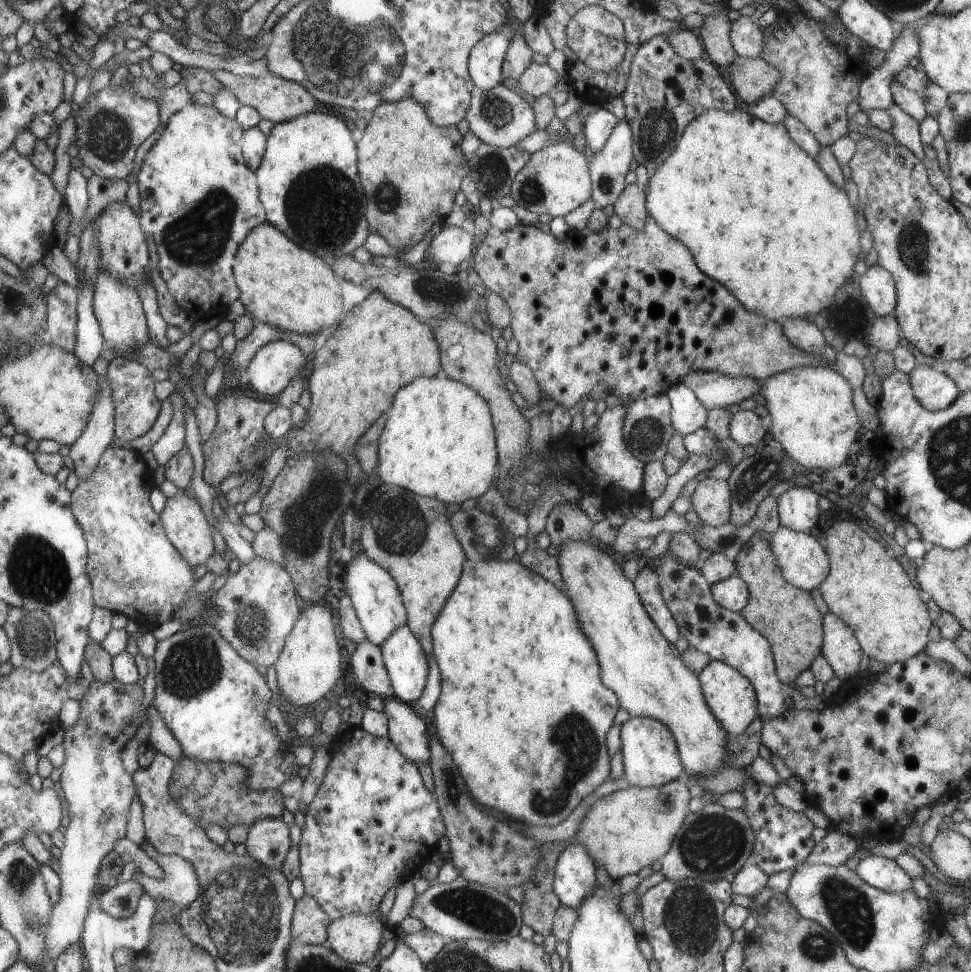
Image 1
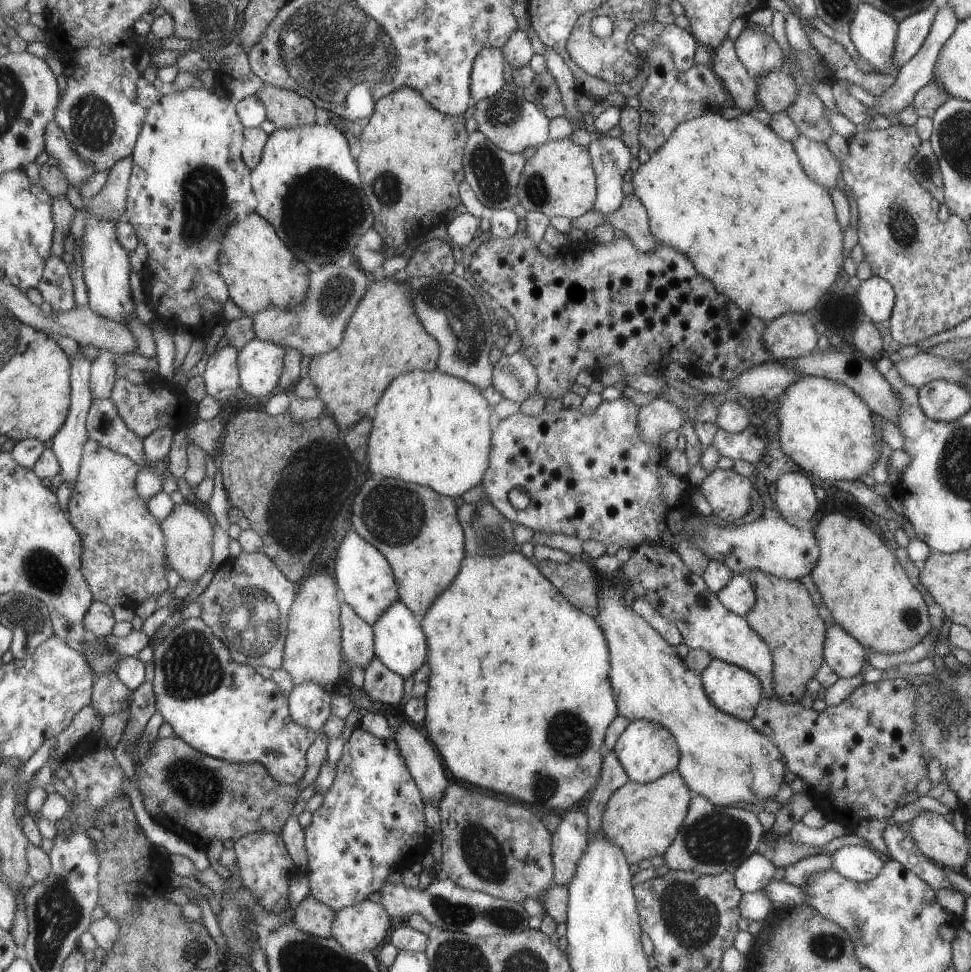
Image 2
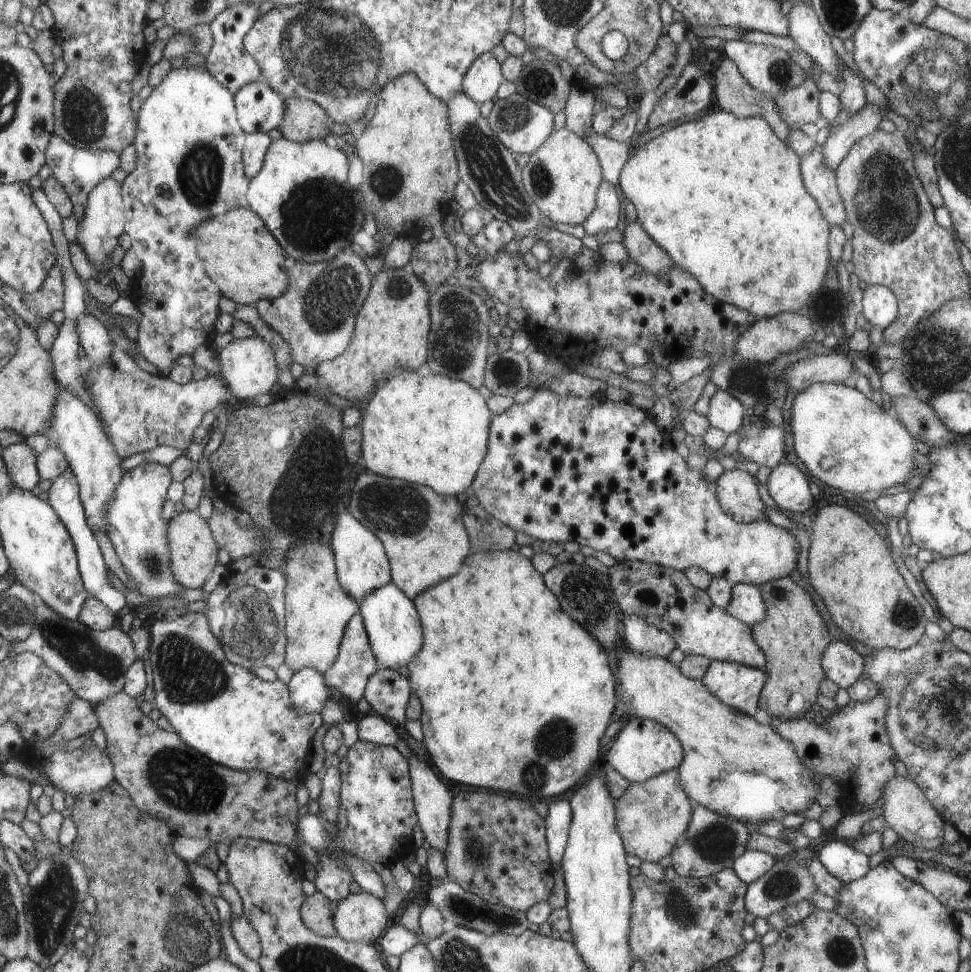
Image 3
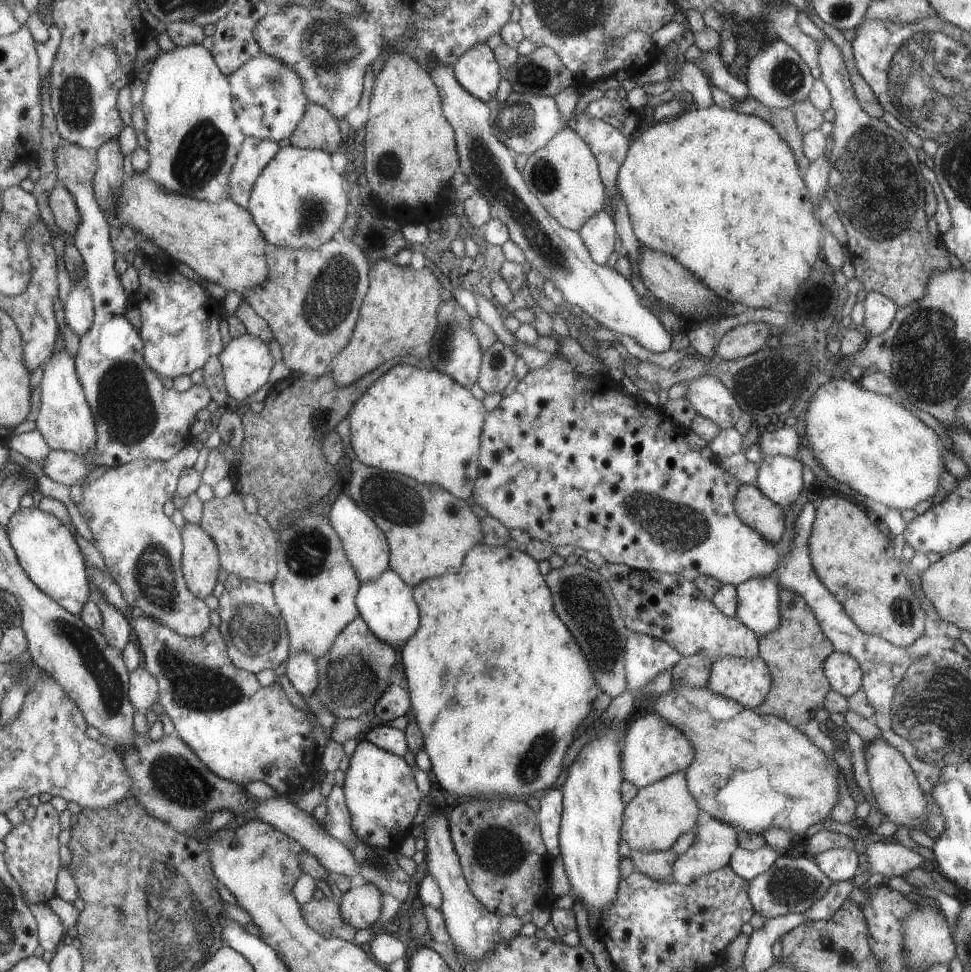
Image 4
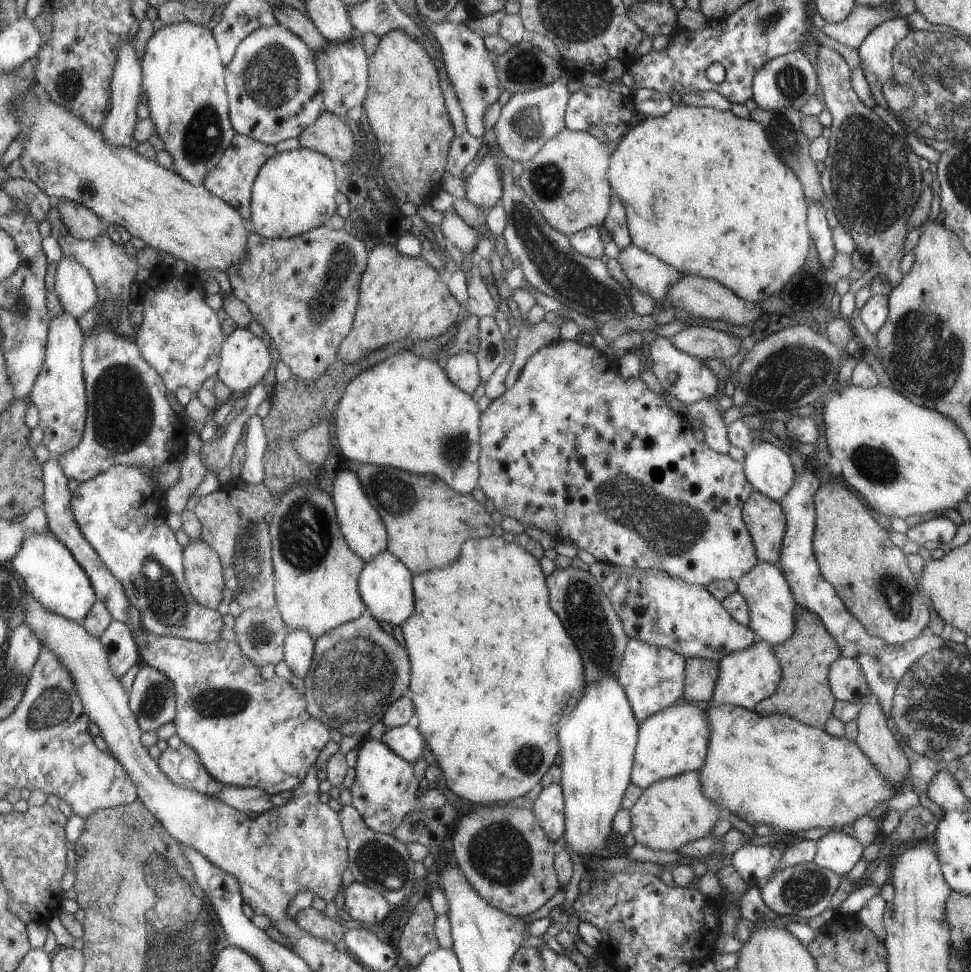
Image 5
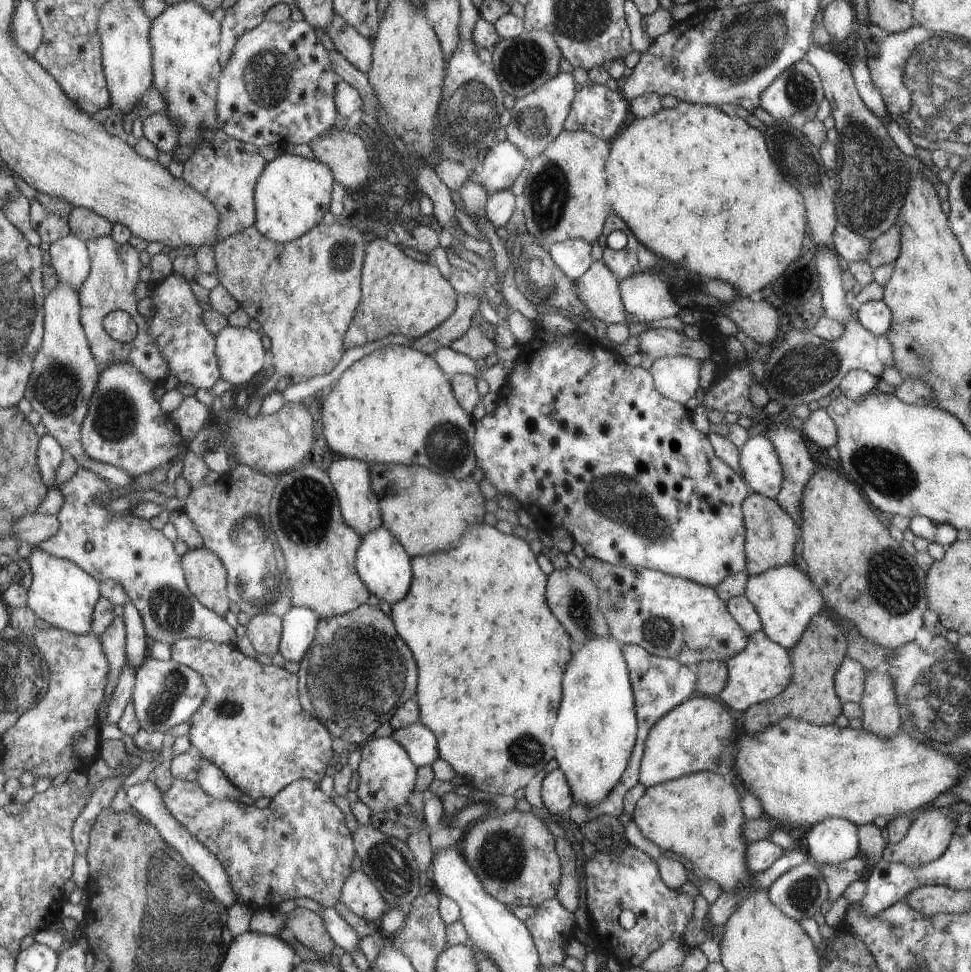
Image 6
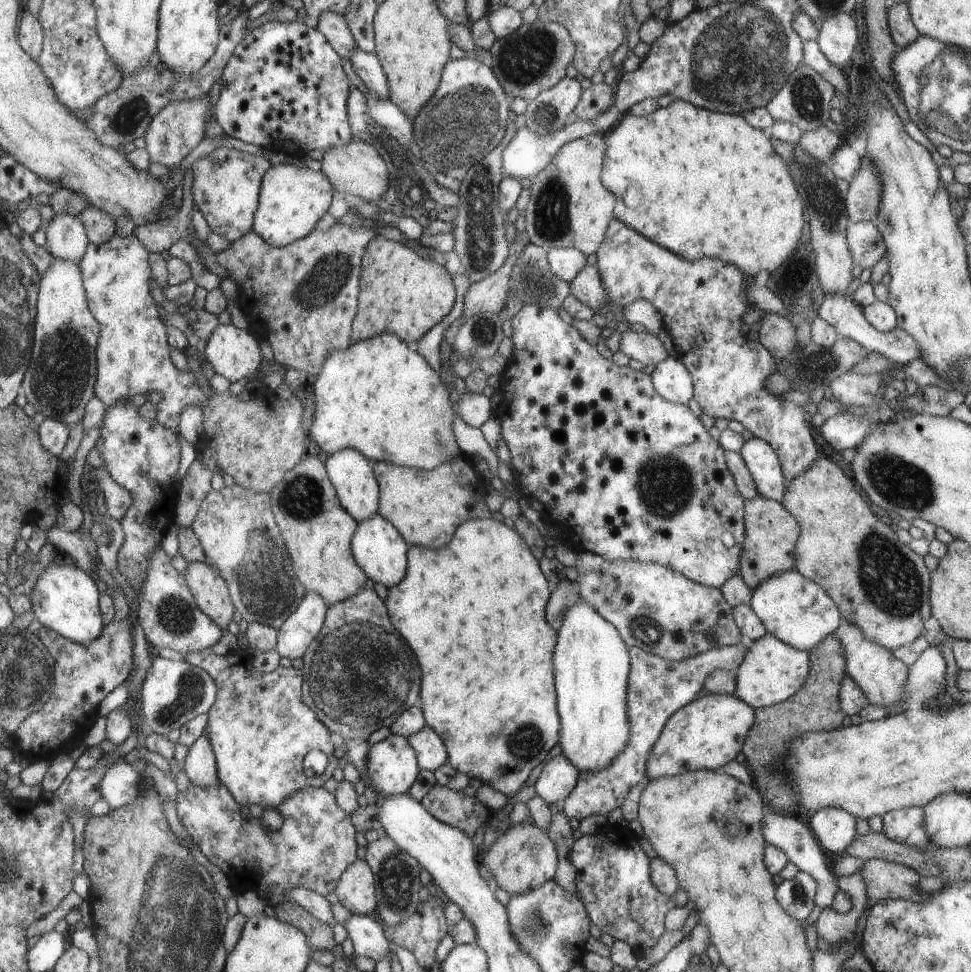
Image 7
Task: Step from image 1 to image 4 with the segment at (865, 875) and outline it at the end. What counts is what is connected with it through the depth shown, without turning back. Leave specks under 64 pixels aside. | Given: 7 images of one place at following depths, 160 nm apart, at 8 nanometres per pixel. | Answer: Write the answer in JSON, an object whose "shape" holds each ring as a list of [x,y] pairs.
{"shape":[[[837,847],[825,849],[812,859],[832,883],[849,880],[857,868],[857,854],[851,849]]]}

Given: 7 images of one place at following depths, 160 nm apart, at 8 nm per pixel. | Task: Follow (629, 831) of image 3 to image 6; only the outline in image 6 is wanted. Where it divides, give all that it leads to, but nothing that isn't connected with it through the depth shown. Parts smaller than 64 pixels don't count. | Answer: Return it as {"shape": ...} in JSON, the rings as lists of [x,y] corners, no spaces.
{"shape":[[[699,771],[647,787],[643,796],[637,800],[632,821],[643,838],[652,842],[661,852],[673,852],[689,862],[691,867],[687,869],[688,873],[713,881],[721,892],[735,892],[749,876],[754,875],[750,873],[746,862],[750,843],[741,840],[741,824],[747,820],[743,818],[740,802],[741,798],[728,777]]]}

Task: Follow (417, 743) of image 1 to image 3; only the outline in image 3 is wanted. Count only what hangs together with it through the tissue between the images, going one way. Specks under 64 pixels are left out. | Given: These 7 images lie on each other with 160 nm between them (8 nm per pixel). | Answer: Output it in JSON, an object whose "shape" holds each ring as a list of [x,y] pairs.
{"shape":[[[411,753],[410,761],[411,785],[413,786],[414,812],[418,814],[419,840],[428,848],[433,848],[444,854],[449,846],[449,814],[453,807],[451,794],[447,786],[433,774],[433,770],[423,760]]]}

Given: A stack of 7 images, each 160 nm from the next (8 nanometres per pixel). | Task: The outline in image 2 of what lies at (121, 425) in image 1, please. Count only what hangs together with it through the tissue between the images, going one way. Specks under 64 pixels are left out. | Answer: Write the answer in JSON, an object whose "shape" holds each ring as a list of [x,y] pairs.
{"shape":[[[157,375],[150,380],[145,380],[143,384],[133,384],[129,380],[118,380],[111,399],[115,402],[119,415],[135,436],[145,440],[153,432],[158,430],[181,430],[183,424],[188,423],[191,416],[192,403],[185,394],[185,388],[175,384],[171,380],[166,380],[163,376]]]}

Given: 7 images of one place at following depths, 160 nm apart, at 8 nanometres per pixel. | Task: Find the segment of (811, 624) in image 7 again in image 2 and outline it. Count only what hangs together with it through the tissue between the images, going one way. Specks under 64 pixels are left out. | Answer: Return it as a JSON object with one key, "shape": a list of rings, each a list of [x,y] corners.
{"shape":[[[743,574],[734,575],[716,595],[727,609],[742,617],[745,617],[755,604],[754,588]]]}

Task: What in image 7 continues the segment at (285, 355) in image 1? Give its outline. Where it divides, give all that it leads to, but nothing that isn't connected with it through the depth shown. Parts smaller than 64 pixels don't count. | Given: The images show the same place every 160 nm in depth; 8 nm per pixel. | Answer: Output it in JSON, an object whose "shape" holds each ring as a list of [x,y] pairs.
{"shape":[[[219,325],[206,348],[206,356],[216,372],[230,382],[255,374],[263,362],[259,346],[261,336],[252,329],[241,330],[237,326]]]}

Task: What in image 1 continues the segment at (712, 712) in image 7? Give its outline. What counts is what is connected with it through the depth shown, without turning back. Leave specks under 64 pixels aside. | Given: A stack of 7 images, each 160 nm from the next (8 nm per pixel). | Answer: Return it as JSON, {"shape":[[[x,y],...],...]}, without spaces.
{"shape":[[[629,717],[620,728],[623,776],[629,786],[656,787],[682,777],[682,761],[674,735],[662,723],[647,717]]]}

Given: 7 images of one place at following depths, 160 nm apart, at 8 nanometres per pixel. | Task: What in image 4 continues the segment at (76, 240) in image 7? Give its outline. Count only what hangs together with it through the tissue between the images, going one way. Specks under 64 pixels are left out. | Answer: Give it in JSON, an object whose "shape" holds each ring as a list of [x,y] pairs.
{"shape":[[[72,286],[67,296],[64,312],[67,325],[80,338],[83,338],[93,326],[96,319],[96,306],[93,293],[85,288]]]}

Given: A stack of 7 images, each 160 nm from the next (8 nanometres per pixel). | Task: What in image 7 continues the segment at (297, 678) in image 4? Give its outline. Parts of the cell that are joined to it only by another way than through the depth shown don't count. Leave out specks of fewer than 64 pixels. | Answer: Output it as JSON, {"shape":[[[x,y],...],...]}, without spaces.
{"shape":[[[307,593],[299,608],[279,629],[276,651],[283,658],[303,658],[323,628],[328,611],[326,600],[317,593]]]}

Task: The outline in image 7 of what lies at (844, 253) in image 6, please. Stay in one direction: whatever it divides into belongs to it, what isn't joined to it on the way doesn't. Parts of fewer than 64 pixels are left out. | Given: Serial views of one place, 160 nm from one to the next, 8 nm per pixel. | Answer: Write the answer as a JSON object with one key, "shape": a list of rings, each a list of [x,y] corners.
{"shape":[[[872,221],[851,223],[845,238],[854,264],[862,269],[873,266],[886,252],[886,244]]]}

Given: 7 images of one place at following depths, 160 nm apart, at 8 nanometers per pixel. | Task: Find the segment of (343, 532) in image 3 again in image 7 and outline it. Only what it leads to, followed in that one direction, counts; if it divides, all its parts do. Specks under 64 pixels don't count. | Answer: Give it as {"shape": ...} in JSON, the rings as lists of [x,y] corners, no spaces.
{"shape":[[[343,449],[326,460],[327,470],[342,500],[342,505],[359,523],[379,514],[380,484],[374,471],[374,464],[373,460],[355,449]]]}

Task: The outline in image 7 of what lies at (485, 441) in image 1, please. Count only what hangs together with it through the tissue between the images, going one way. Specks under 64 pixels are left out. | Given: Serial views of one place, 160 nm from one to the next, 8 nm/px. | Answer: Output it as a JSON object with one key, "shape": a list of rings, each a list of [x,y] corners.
{"shape":[[[383,333],[371,337],[370,339],[359,341],[352,344],[348,349],[334,350],[324,364],[322,373],[318,376],[314,383],[316,412],[313,424],[310,428],[310,434],[316,444],[326,453],[334,455],[343,449],[355,449],[362,452],[367,458],[373,462],[387,461],[388,463],[399,465],[402,467],[415,467],[418,469],[431,470],[438,466],[449,462],[451,459],[465,453],[455,444],[455,437],[451,424],[453,424],[453,410],[451,410],[451,402],[449,402],[449,394],[447,388],[441,384],[441,379],[437,376],[437,371],[433,370],[427,361],[417,352],[410,350],[398,336],[393,333]]]}

